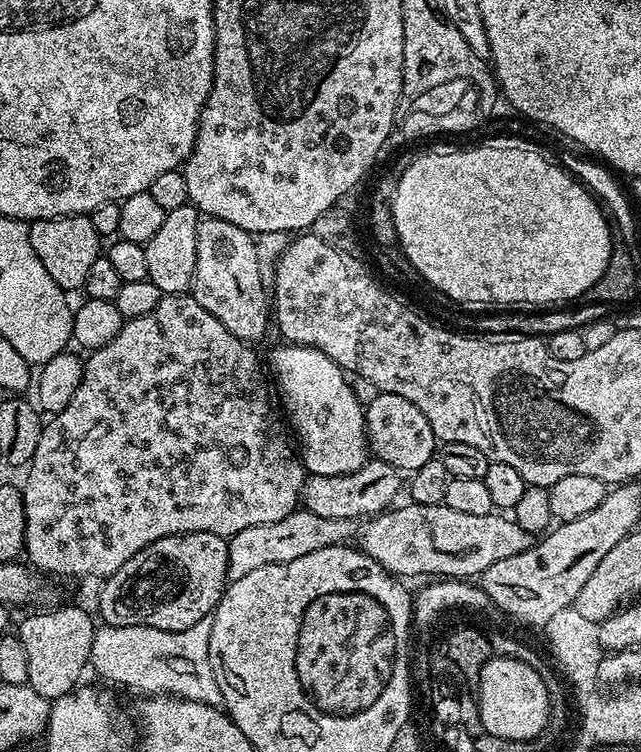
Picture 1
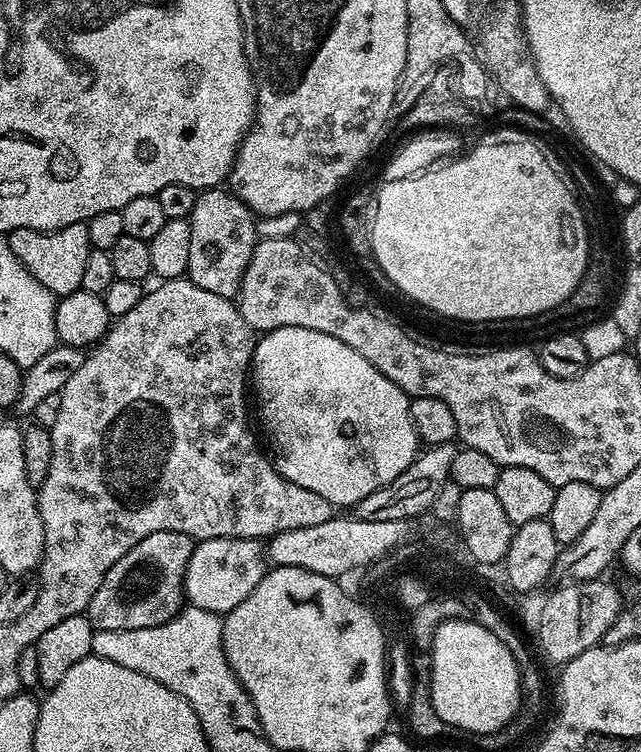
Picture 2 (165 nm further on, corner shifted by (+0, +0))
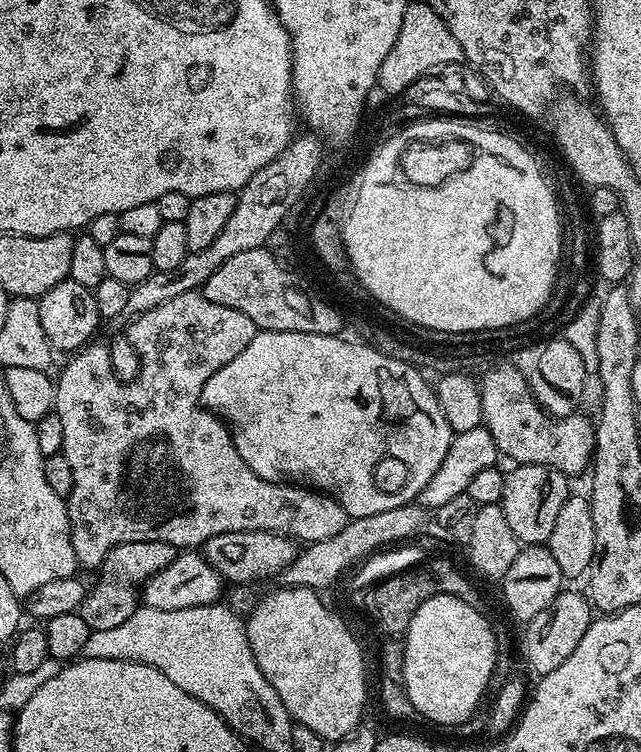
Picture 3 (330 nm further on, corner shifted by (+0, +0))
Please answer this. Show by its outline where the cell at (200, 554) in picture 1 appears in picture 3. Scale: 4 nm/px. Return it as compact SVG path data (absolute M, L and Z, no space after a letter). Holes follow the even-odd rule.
M126 542L122 546L114 546L99 569L100 581L91 585L90 591L80 603L82 622L92 630L110 630L118 626L134 614L142 600L142 588L147 580L158 570L170 566L178 555L178 549L166 542Z

